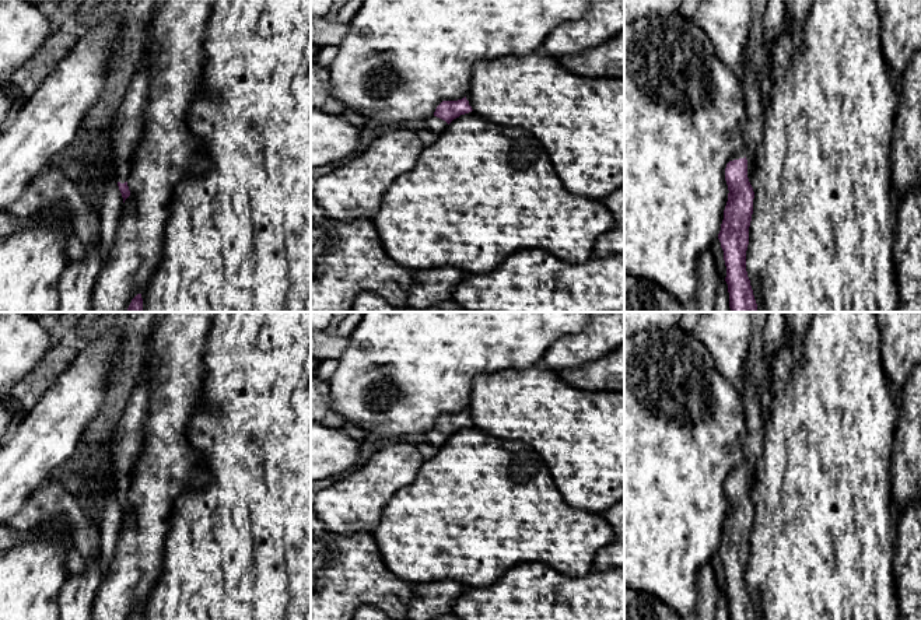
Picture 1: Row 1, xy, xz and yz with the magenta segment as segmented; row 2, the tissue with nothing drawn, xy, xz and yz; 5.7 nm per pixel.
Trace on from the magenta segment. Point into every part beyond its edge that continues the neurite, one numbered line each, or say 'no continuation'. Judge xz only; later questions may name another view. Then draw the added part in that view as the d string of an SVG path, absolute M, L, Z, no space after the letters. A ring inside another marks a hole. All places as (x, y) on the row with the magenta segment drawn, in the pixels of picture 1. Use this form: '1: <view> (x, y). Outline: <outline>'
1: xz (434, 123). Outline: M434 115L427 118L427 129L437 134L444 132L447 126L448 126L448 123L445 120L442 120Z

